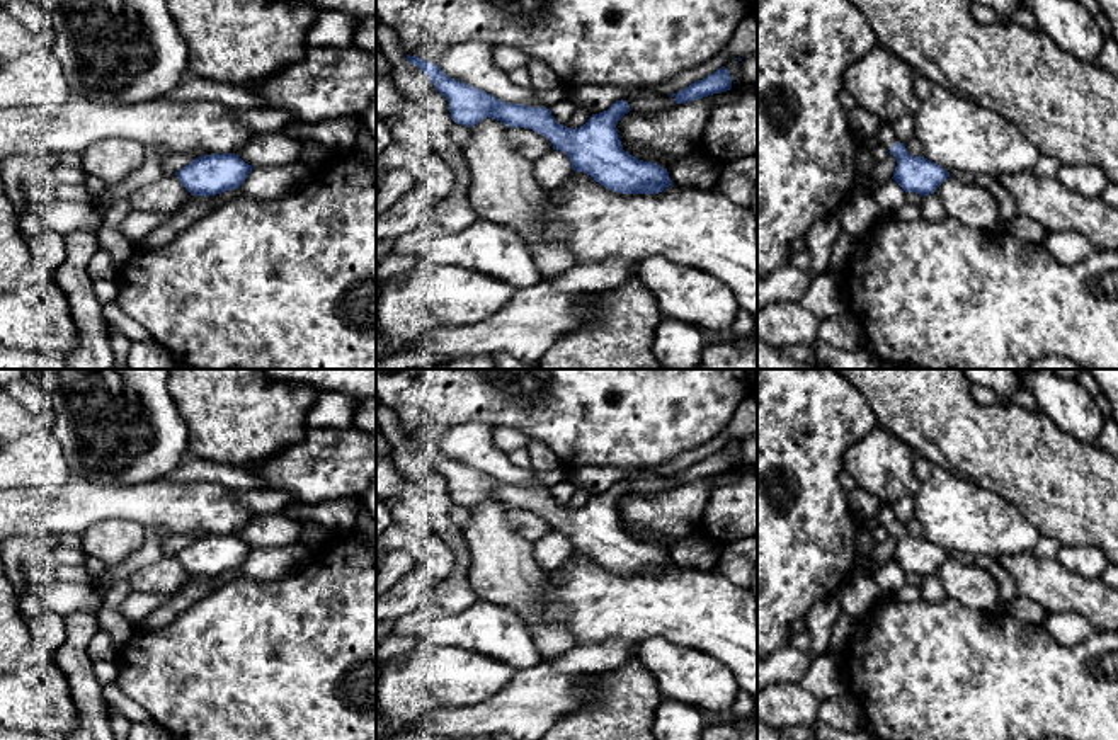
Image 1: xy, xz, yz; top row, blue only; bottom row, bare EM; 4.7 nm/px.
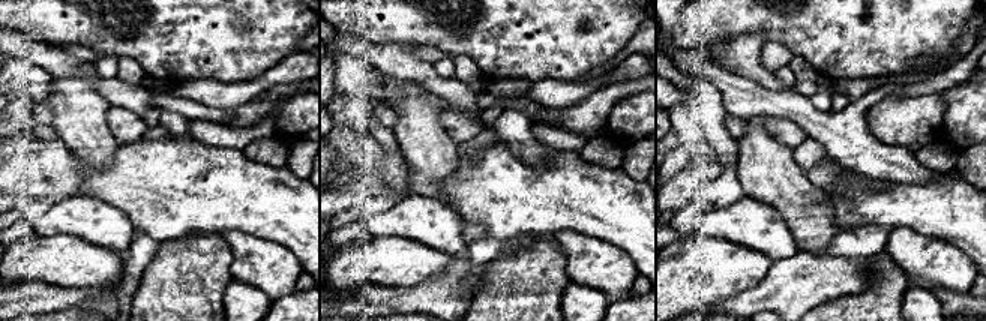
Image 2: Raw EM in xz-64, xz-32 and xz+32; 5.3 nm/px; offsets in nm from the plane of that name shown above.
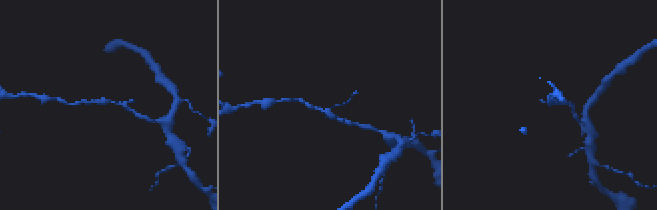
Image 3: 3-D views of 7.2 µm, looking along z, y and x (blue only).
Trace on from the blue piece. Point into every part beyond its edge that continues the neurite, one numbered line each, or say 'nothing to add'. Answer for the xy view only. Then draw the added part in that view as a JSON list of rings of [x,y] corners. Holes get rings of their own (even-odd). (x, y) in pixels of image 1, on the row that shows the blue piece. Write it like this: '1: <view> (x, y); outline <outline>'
nothing to add

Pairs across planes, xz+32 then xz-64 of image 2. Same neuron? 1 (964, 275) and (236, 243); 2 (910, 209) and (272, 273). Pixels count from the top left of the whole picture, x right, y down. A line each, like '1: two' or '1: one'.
1: one
2: two

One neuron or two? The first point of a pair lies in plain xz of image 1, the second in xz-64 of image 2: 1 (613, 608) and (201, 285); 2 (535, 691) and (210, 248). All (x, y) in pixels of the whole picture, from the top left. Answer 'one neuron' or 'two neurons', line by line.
1: two neurons
2: two neurons

